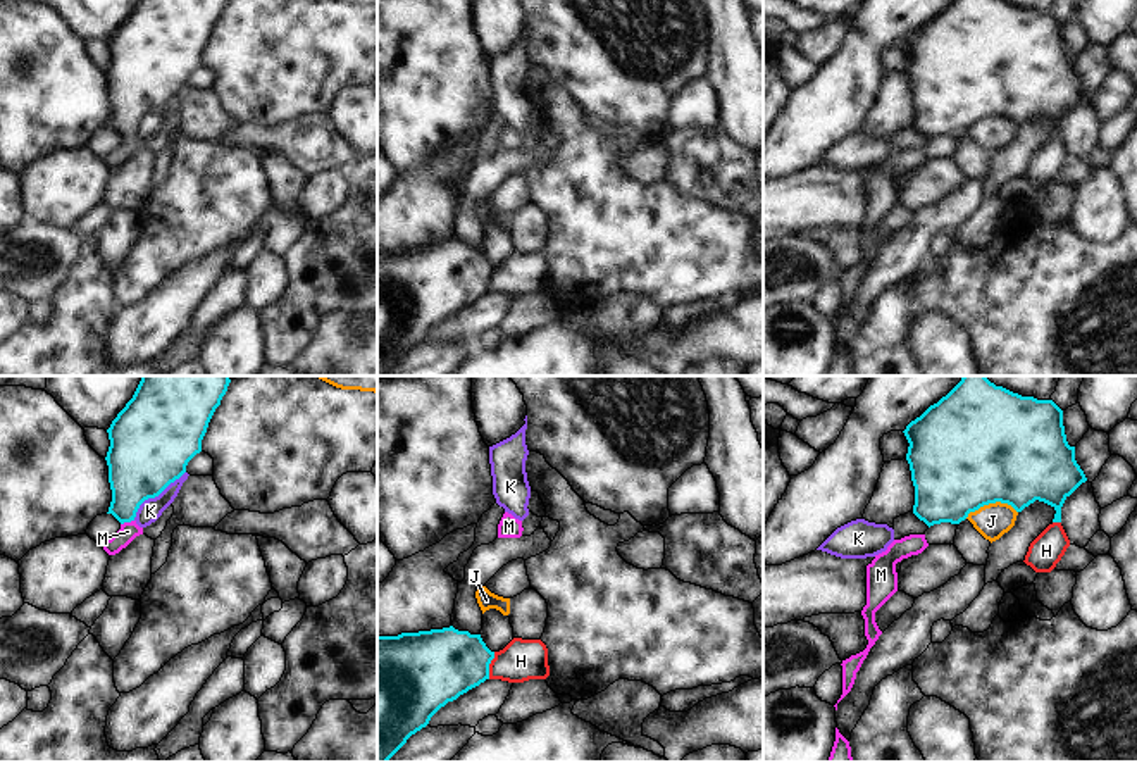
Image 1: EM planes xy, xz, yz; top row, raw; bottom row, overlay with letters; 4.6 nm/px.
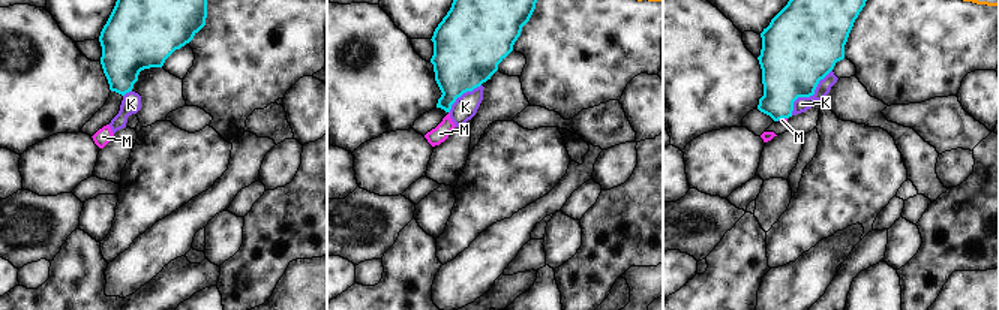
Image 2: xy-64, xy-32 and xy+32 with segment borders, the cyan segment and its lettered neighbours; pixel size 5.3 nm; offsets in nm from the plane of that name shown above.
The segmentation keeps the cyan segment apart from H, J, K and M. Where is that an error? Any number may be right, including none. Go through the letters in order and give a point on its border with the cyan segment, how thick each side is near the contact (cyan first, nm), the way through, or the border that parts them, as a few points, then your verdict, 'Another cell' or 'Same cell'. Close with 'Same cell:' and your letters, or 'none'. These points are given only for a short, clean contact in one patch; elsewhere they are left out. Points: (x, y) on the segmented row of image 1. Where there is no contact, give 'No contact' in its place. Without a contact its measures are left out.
H: Touches cyan at xz (488, 666). Thickness 340 nm (cyan) against 190 nm. Boundary: xz (495, 652), (488, 678). Another cell
J: Touches cyan at yz (991, 502). Thickness 500 nm (cyan) against 160 nm. Another cell
K: Touches cyan at xy (155, 495). Thickness 380 nm (cyan) against 100 nm. Boundary: xy (185, 471), (157, 495), (149, 497), (133, 519). Another cell
M: Touches cyan at xy (126, 521). Thickness 280 nm (cyan) against 90 nm. Path across: xy (138, 469), (126, 497), (126, 521), (128, 531). Same cell
Same cell: M.

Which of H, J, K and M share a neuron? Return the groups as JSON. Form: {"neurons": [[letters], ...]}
{"neurons": [["H"], ["J"], ["K"], ["M"]]}

